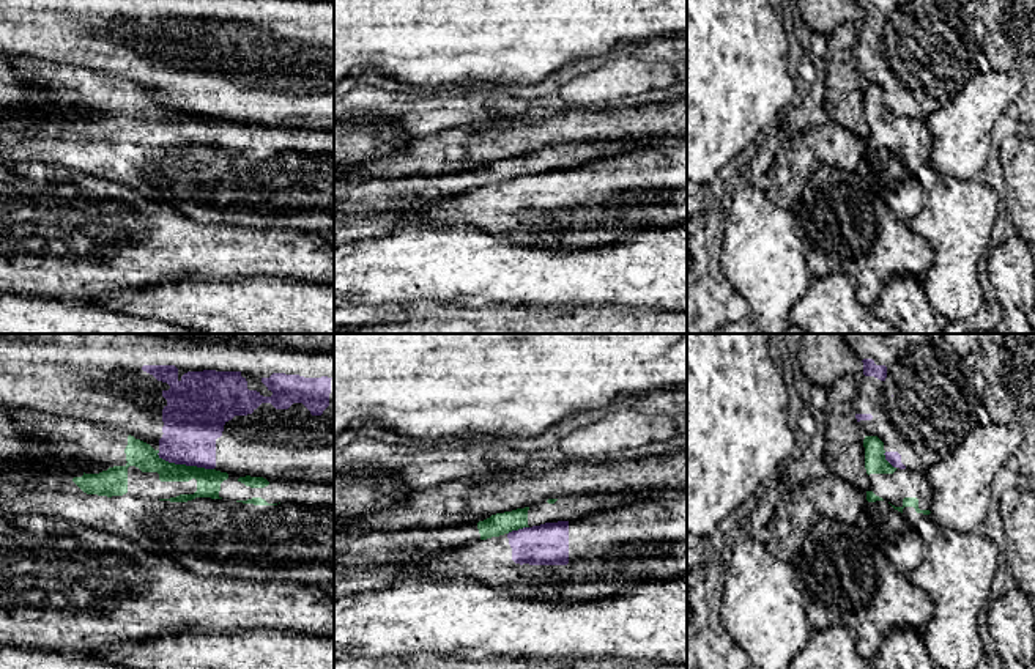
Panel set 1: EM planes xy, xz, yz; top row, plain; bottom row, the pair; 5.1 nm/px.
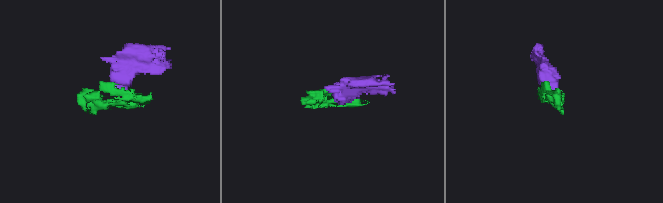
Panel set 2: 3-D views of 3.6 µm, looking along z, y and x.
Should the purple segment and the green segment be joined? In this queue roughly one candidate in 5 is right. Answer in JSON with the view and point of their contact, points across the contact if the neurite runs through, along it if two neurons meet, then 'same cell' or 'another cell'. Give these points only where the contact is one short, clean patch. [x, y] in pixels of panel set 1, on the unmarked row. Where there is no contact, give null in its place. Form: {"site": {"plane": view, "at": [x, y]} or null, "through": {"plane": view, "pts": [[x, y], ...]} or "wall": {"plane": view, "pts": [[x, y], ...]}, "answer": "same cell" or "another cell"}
{"site": {"plane": "xy", "at": [185, 110]}, "wall": {"plane": "xy", "pts": [[156, 101], [169, 109], [213, 117]]}, "answer": "another cell"}

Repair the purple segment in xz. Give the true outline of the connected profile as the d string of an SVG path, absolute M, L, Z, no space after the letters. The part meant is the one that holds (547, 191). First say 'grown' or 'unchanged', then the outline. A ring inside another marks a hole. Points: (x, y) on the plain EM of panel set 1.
grown | M668 139L655 146L625 151L572 168L545 170L446 197L416 211L411 224L424 227L473 225L517 244L558 252L586 250L622 241L641 230L687 222L687 140Z

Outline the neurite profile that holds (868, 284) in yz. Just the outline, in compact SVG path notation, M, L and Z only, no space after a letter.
M830 165L818 167L805 181L799 200L791 206L807 247L807 264L814 279L848 274L857 280L855 298L873 307L884 285L896 275L923 282L933 261L931 244L915 235L888 205L876 195L857 172Z

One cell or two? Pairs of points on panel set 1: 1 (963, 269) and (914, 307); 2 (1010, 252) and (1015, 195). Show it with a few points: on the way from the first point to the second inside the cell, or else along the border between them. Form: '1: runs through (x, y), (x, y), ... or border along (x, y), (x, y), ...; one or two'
1: border along (922, 282), (923, 293), (939, 317); two
2: border along (1013, 232), (1018, 236); two

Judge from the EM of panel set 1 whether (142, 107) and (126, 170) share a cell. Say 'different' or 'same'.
same

